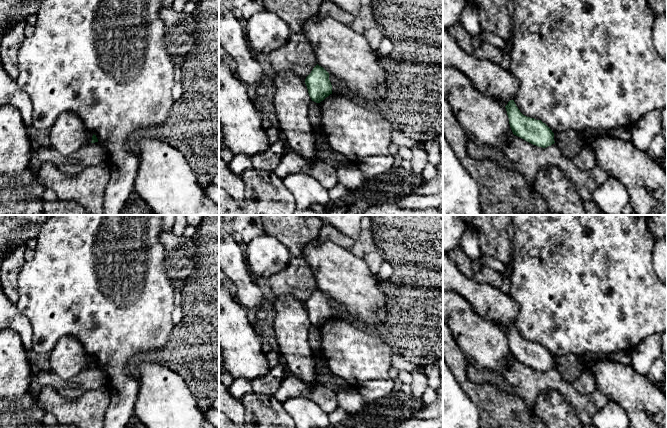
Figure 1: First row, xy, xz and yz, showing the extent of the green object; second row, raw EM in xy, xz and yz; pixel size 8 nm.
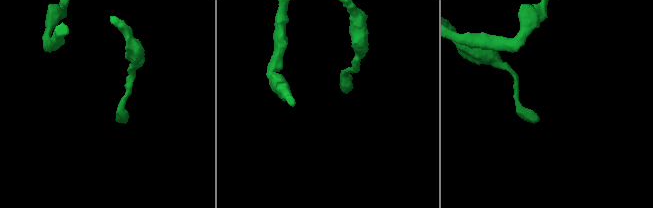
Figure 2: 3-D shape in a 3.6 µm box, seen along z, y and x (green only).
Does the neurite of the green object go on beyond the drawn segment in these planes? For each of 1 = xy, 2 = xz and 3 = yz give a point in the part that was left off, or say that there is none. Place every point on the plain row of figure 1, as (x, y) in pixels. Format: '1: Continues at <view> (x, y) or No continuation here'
1: No continuation here
2: No continuation here
3: No continuation here

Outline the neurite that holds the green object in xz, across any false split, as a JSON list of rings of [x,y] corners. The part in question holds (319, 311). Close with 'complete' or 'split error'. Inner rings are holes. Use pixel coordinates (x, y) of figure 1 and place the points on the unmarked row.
[[[317,288],[306,301],[305,308],[312,325],[320,327],[332,318],[332,309],[329,300],[329,297]]]; complete

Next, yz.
[[[510,324],[505,332],[514,359],[542,372],[555,367],[552,354],[541,344],[523,339],[514,324]]]; complete

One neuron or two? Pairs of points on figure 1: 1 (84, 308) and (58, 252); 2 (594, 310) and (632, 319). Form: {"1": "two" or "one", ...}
{"1": "one", "2": "one"}

